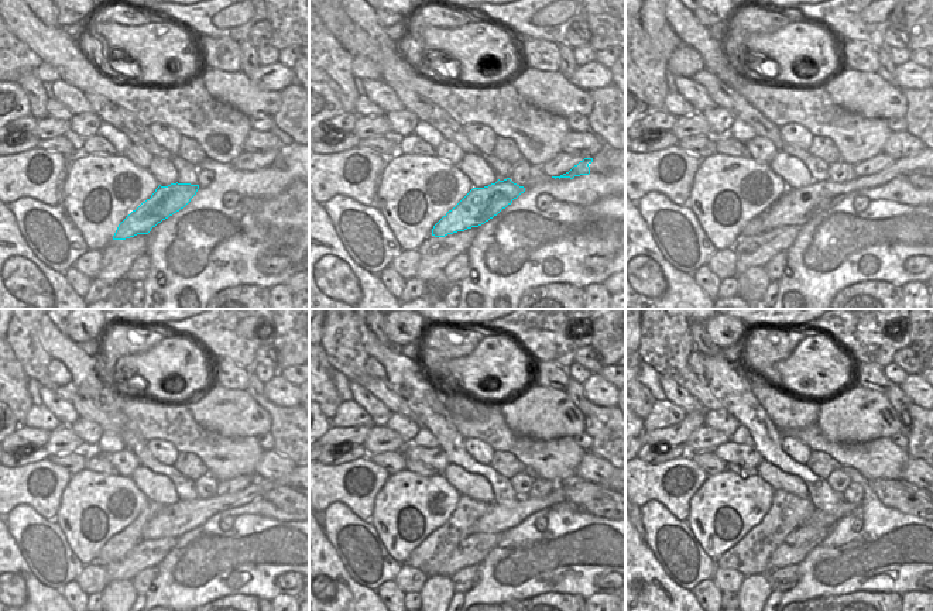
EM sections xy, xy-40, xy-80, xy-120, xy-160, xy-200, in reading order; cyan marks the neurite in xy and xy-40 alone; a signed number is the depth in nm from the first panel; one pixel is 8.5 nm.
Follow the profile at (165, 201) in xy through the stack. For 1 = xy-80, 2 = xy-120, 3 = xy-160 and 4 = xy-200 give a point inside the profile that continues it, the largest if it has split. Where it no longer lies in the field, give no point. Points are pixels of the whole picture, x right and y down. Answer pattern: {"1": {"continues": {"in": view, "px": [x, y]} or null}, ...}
{"1": {"continues": {"in": "xy-80", "px": [796, 206]}}, "2": {"continues": {"in": "xy-120", "px": [174, 519]}}, "3": {"continues": {"in": "xy-160", "px": [498, 518]}}, "4": {"continues": {"in": "xy-200", "px": [827, 517]}}}

